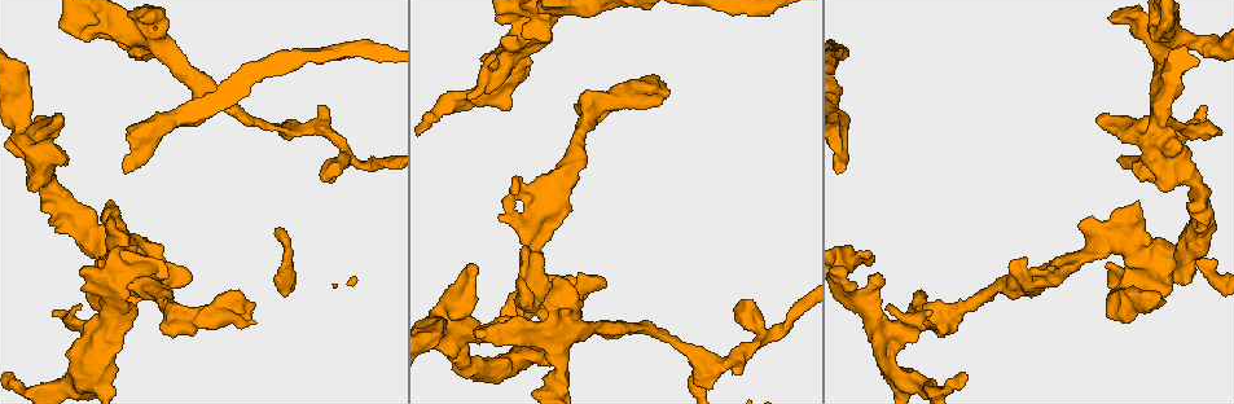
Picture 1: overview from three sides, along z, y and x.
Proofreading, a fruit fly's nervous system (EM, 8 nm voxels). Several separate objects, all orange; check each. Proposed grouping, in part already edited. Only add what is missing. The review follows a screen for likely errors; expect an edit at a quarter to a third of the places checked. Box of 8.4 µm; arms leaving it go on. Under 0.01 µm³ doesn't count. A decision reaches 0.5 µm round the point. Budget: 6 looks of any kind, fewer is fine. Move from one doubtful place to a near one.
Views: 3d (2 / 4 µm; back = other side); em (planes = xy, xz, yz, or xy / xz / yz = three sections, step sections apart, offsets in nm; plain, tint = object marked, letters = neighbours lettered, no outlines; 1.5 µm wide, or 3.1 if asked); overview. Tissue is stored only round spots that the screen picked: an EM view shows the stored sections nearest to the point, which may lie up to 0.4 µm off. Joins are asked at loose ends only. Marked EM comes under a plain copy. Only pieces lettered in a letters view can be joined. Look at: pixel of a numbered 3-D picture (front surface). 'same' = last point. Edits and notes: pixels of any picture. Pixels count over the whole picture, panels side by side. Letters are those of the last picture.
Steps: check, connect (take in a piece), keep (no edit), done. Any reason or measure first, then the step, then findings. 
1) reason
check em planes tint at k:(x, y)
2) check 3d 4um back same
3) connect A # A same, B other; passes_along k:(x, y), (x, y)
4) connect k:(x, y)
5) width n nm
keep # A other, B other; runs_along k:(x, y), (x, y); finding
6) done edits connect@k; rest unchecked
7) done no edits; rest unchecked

free end
check em xy step 4 tint at 1:(741, 371)

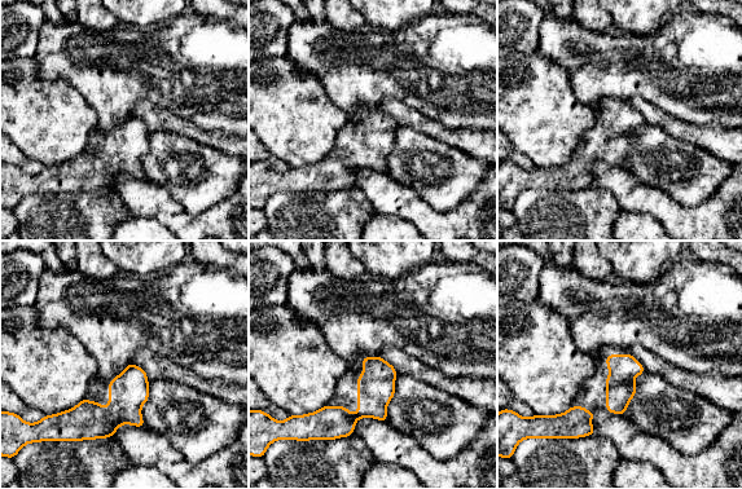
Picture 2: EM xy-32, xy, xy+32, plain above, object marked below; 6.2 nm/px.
cut it another way
check em xz step 4 letters same

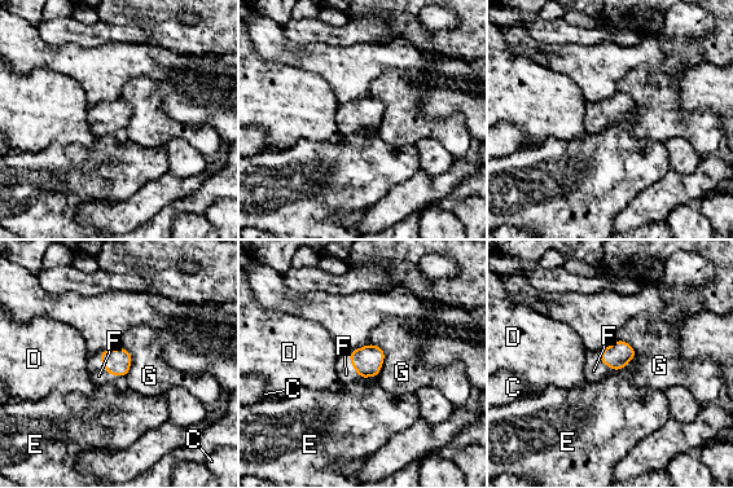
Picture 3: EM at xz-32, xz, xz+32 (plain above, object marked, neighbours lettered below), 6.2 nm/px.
connect F # C other, D other, E other, F same, G other; passes_along 3:(115, 361), (108, 372), (99, 376); it goes on there

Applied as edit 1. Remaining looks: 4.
free end
check 3d 4um at 1:(280, 231)

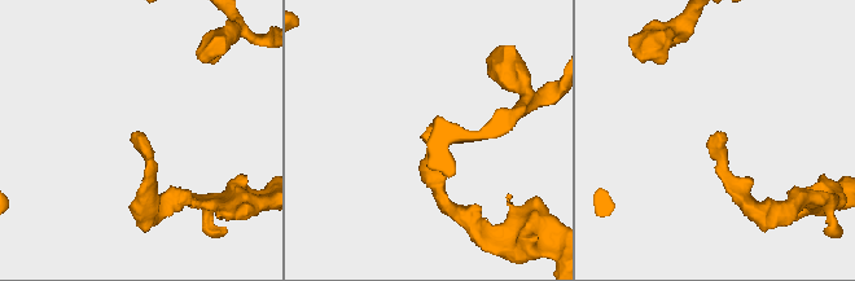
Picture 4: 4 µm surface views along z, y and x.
now the EM
check em planes letters at 4:(137, 134)

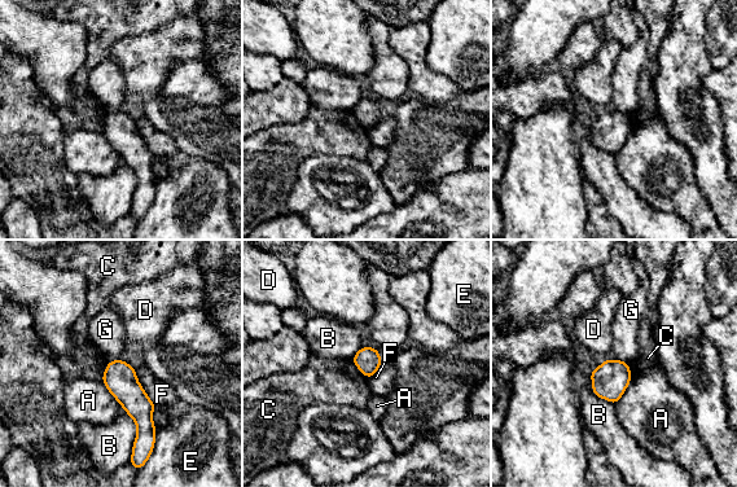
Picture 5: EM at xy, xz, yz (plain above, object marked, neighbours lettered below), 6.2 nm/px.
width 160 nm
keep # A other, B other, C other, D other, E other, F other, G other; border 5:(614, 358), (628, 364); none of them fits

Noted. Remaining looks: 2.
an open end
check em planes letters at 1:(1099, 119)

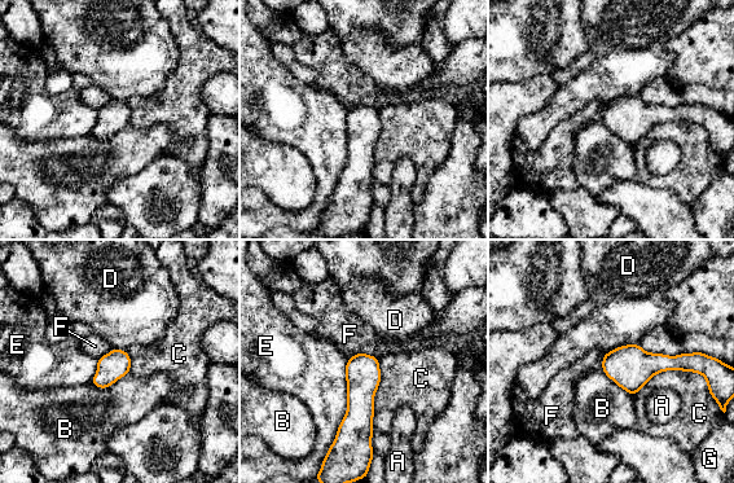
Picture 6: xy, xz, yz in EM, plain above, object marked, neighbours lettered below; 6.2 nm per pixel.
keep # A other, B other, C other, D other, E other, F other, G other; border 6:(128, 372), (105, 387), (91, 383); none of them fits

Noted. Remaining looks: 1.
done edits connect@3; rest unchecked

